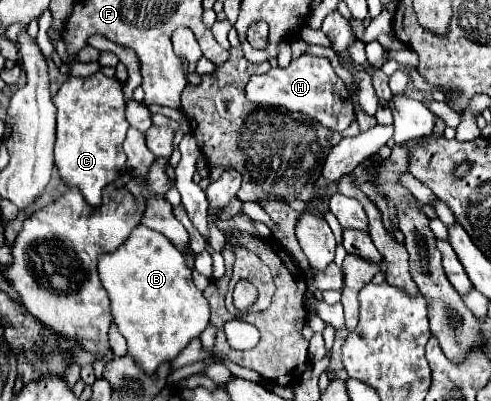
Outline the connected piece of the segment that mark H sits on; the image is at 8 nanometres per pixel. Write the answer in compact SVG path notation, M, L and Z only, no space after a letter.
M301 55L291 61L289 67L275 67L265 75L255 75L247 83L247 99L261 105L279 105L291 111L301 111L313 119L317 119L323 127L343 133L355 121L353 103L343 81L335 75L327 57Z

